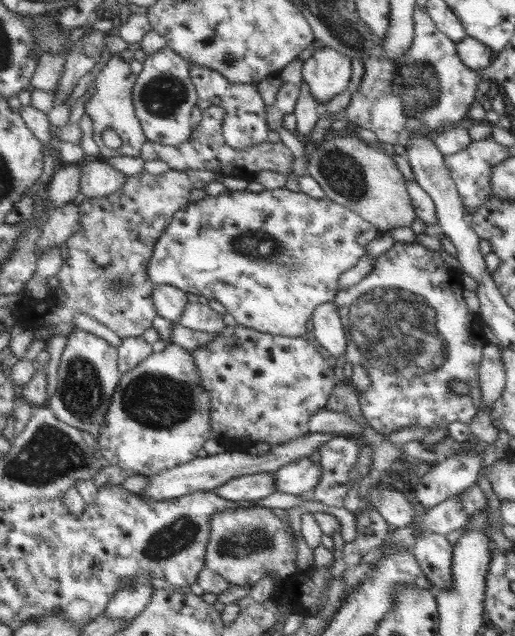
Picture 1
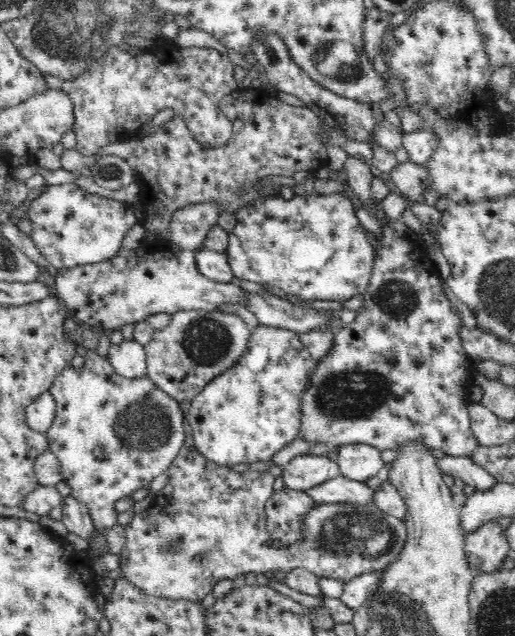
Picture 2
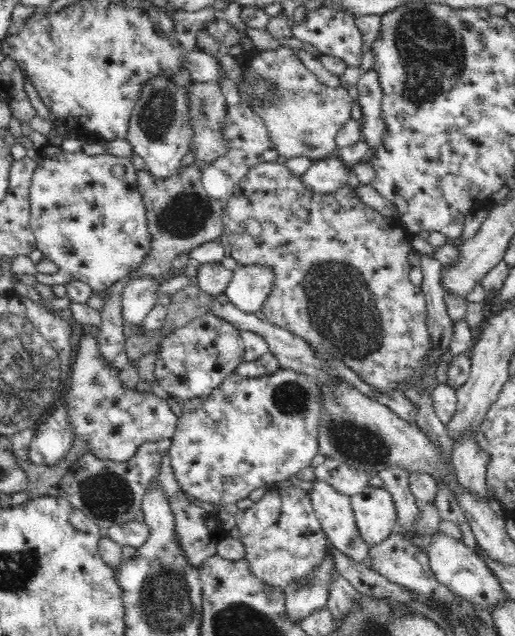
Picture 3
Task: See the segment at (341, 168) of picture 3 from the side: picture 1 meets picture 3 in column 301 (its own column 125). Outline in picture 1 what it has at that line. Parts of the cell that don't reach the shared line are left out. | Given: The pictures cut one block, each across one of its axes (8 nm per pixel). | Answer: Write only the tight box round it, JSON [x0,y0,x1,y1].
[81,160,127,198]

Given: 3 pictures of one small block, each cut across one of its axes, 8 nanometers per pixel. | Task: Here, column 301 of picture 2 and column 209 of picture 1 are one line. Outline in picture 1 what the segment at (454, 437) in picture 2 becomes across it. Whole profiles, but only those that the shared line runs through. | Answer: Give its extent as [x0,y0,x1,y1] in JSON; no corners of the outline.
[93,344,213,478]

